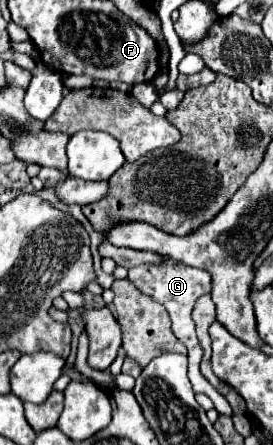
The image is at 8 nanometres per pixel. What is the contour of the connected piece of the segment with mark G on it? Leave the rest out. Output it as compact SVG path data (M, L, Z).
M161 256L161 262L159 264L141 264L137 268L129 268L129 276L127 276L137 290L141 290L143 294L155 298L159 304L165 306L165 310L169 312L171 316L171 322L173 322L173 334L187 346L187 358L189 358L189 380L191 380L191 386L193 386L193 392L195 394L207 394L213 404L215 404L215 410L219 414L227 414L231 416L231 406L227 404L227 400L203 378L203 374L199 372L199 362L201 362L201 356L203 356L203 350L199 346L199 340L195 336L195 322L191 318L191 310L193 310L193 304L197 298L201 298L203 294L209 294L211 292L211 274L201 270L201 268L195 268L195 266L185 266L169 256Z

